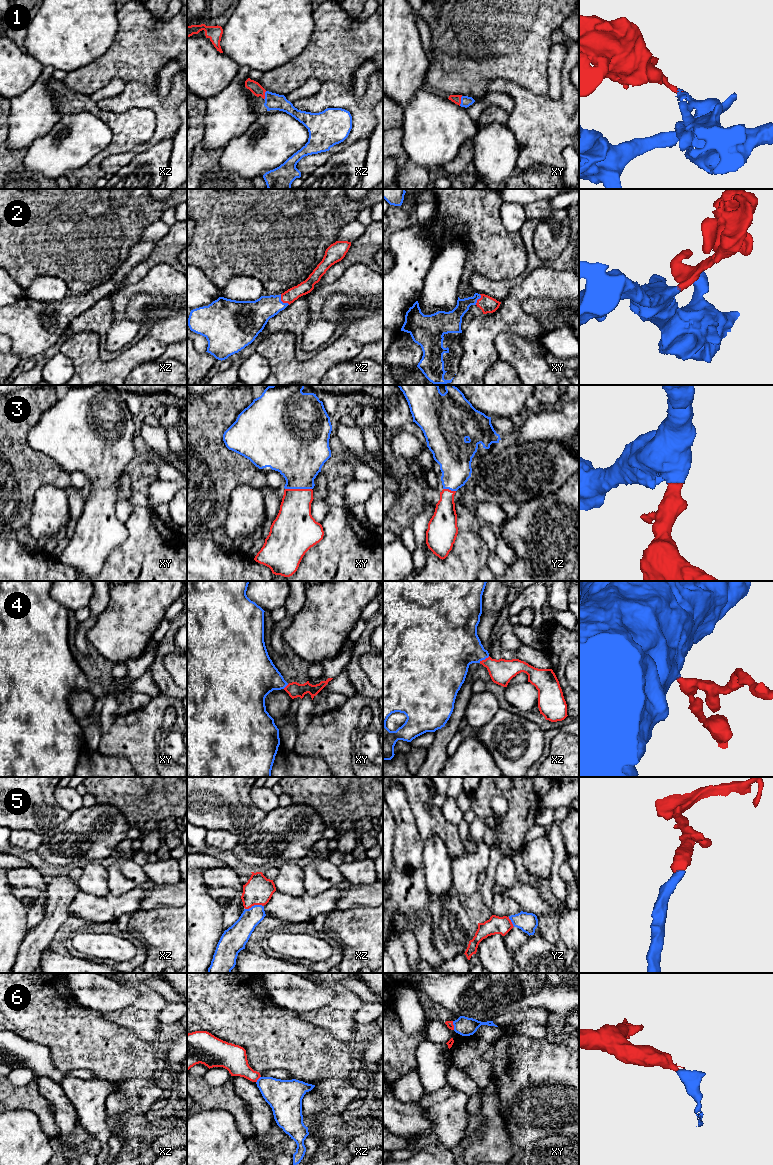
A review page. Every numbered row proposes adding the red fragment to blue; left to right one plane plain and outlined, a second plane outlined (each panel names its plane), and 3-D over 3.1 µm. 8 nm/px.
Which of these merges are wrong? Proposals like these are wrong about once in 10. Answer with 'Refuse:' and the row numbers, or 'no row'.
Refuse: 6

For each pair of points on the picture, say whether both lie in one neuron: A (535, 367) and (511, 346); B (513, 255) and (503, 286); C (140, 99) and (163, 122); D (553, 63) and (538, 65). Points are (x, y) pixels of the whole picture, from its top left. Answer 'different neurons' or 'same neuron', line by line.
A: same neuron
B: different neurons
C: same neuron
D: different neurons

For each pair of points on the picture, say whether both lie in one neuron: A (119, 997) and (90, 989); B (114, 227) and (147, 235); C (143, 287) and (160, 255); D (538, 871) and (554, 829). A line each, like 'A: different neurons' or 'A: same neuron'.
A: same neuron
B: different neurons
C: different neurons
D: different neurons

